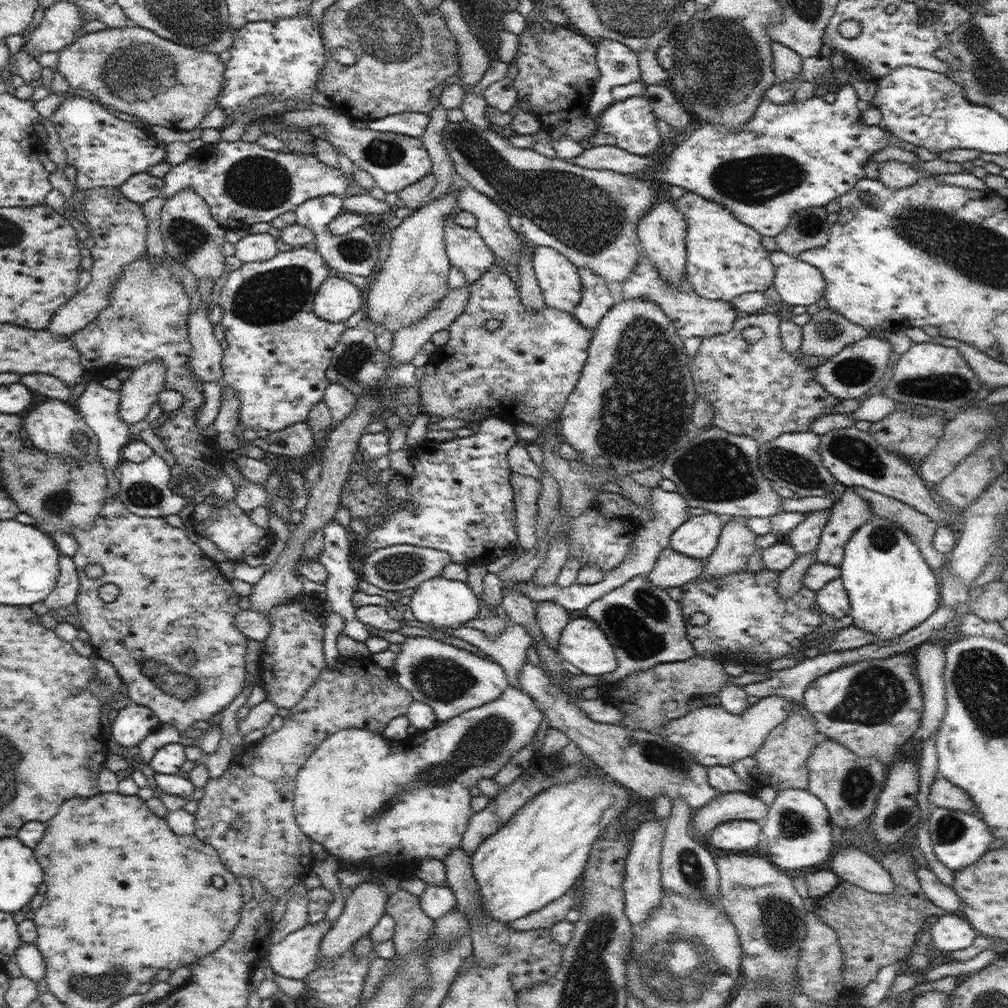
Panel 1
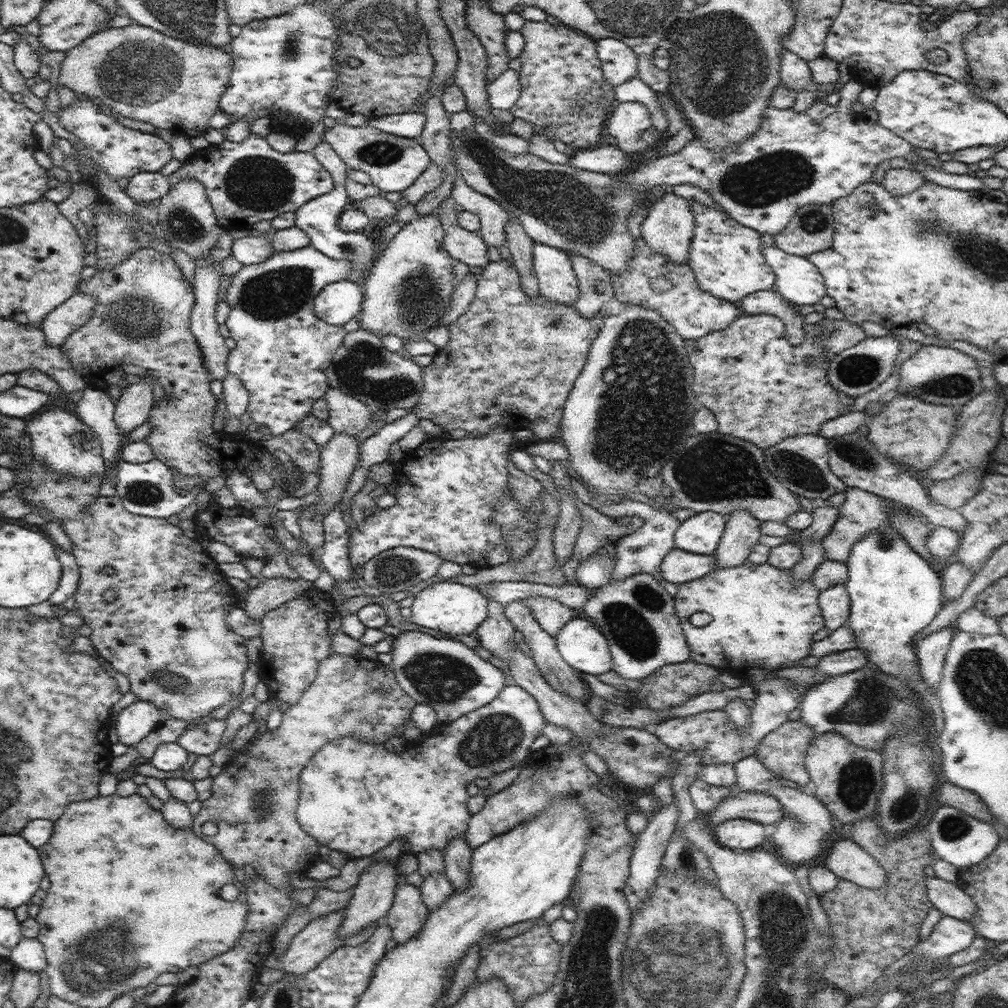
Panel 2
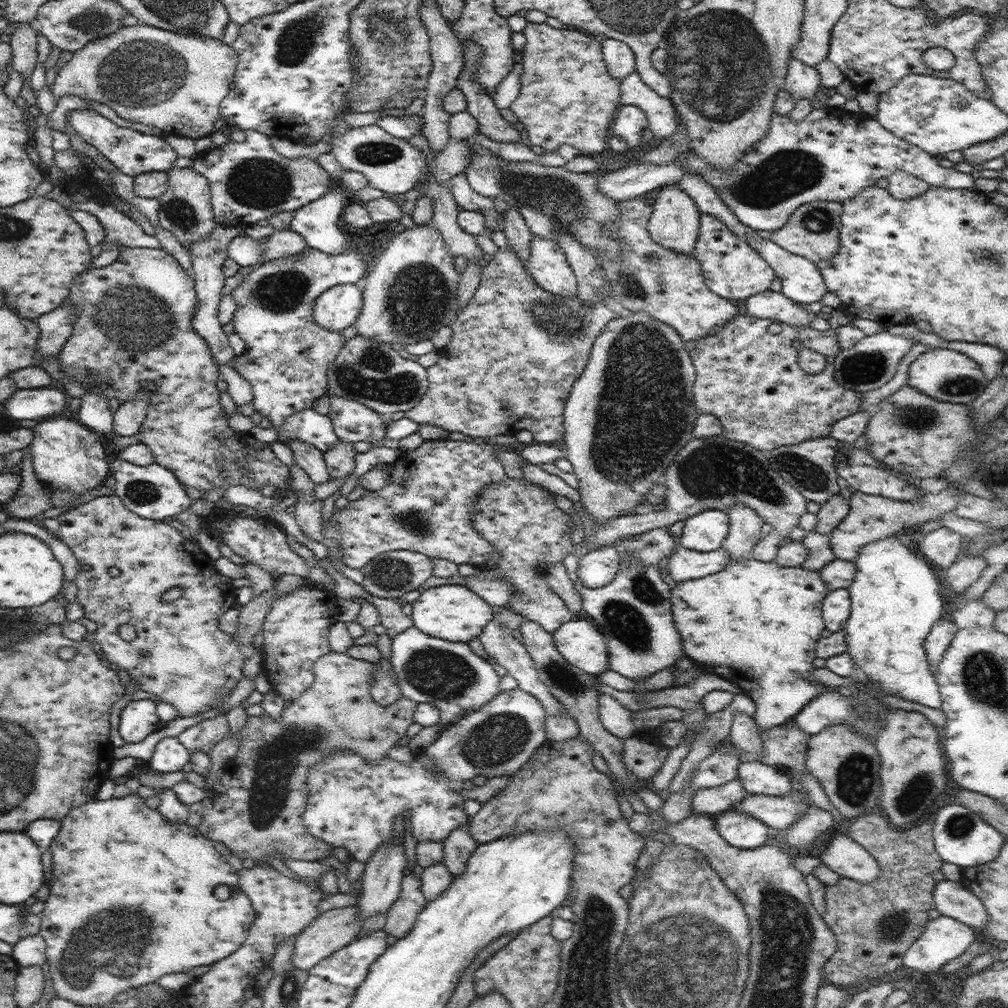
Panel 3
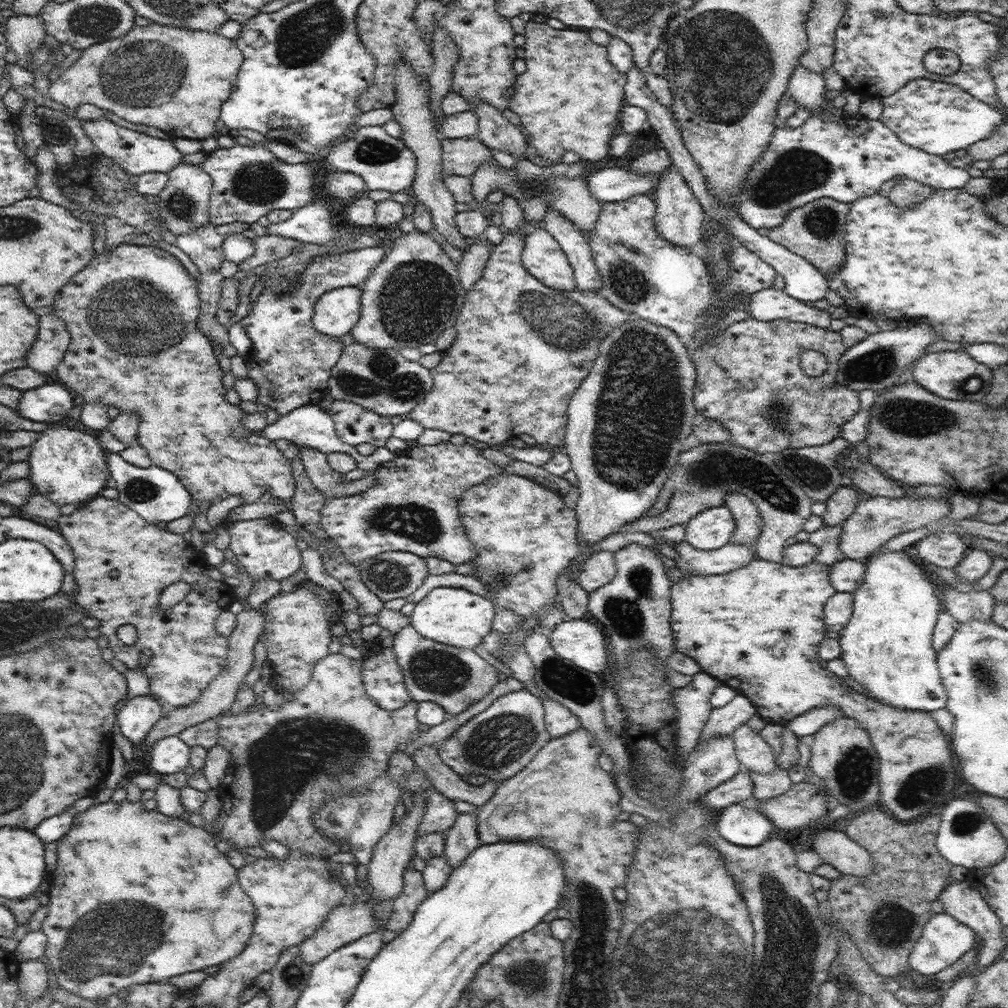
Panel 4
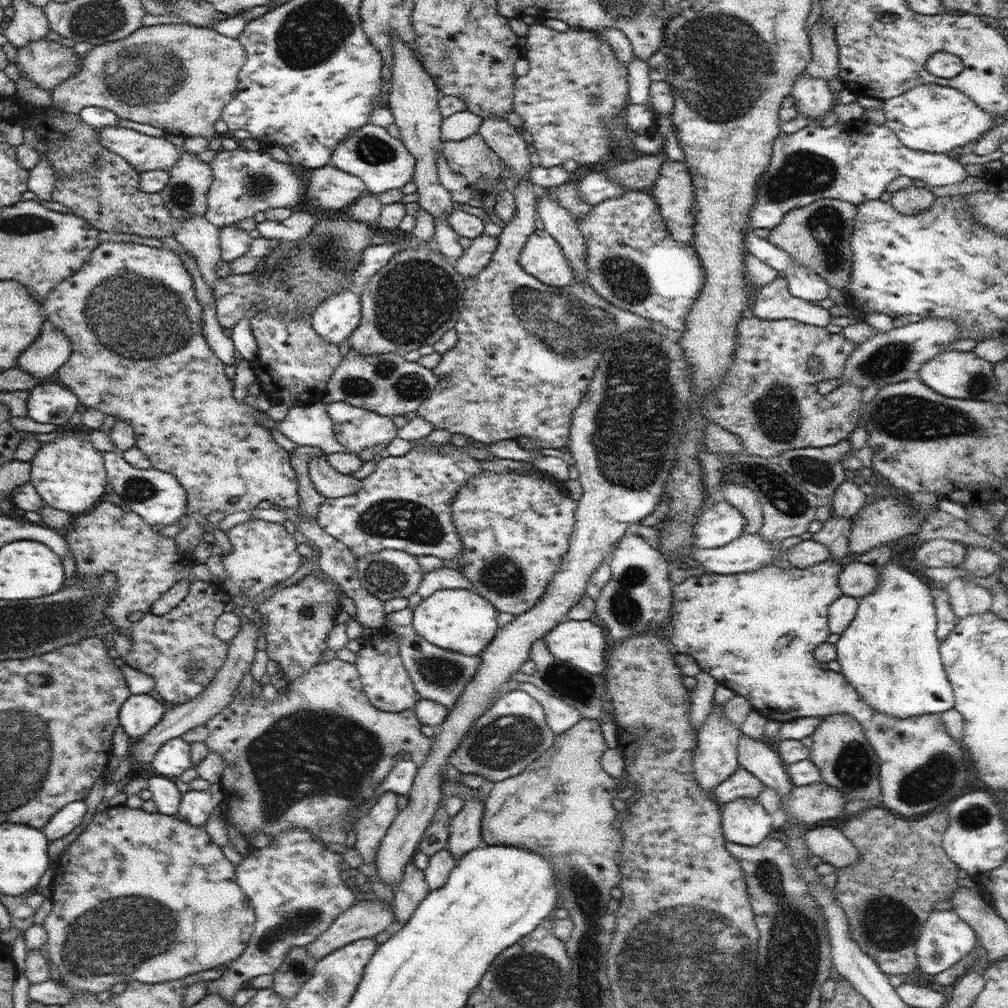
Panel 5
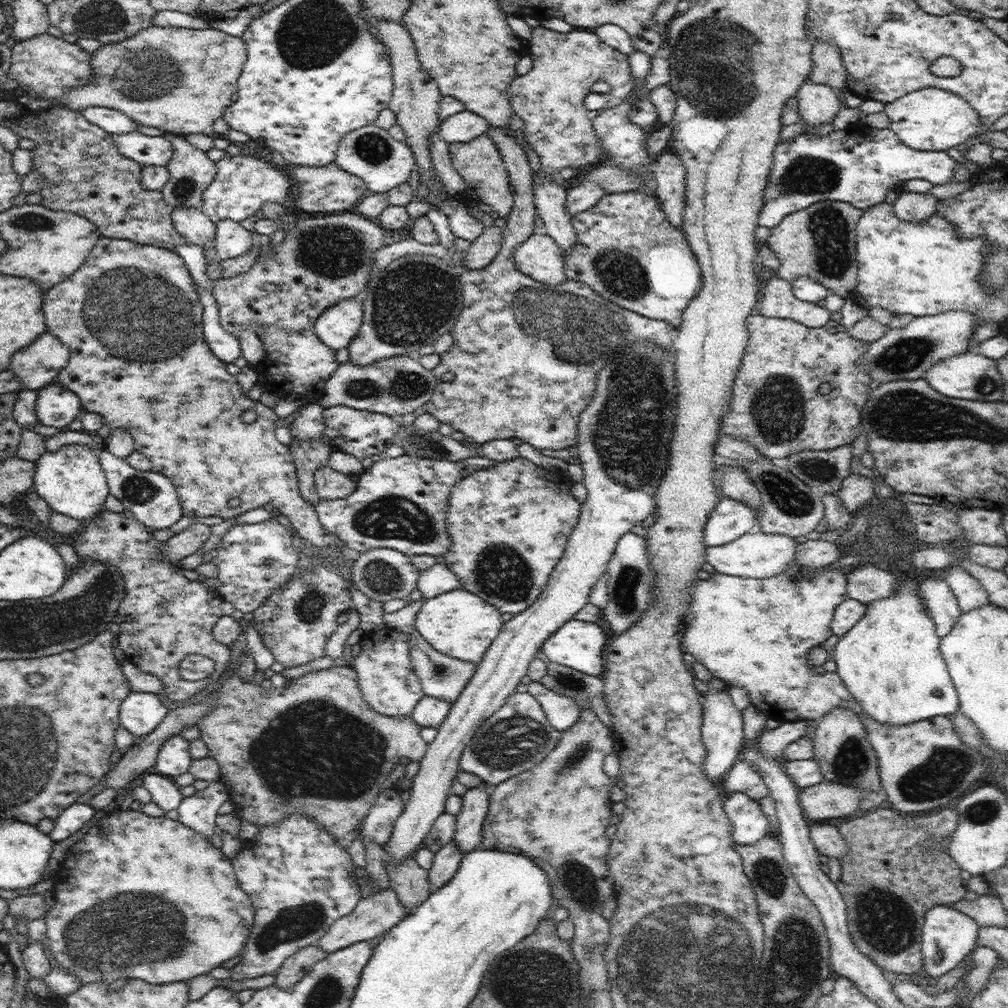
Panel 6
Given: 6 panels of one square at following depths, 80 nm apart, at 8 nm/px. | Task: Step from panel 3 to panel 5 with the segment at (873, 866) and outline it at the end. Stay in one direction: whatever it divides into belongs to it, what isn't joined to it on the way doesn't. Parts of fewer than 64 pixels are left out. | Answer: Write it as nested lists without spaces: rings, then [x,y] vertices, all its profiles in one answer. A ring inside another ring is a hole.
[[[822,826],[805,834],[809,852],[823,858],[824,862],[841,869],[859,861],[857,846],[846,838],[842,830],[832,826]]]

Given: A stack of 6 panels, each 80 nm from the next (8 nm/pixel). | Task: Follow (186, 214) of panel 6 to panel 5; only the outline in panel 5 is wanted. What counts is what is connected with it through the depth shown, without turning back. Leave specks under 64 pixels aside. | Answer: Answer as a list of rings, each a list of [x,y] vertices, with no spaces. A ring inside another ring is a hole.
[[[192,216],[182,223],[175,224],[175,239],[190,251],[202,278],[211,286],[220,278],[216,274],[216,263],[221,261],[220,232],[221,227],[208,222],[205,216]]]

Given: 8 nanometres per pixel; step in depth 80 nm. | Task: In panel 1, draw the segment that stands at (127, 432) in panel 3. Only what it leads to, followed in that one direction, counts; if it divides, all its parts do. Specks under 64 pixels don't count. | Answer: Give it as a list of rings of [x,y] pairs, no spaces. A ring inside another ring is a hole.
[[[158,358],[132,368],[130,377],[120,387],[119,417],[132,426],[142,422],[158,394],[165,390],[166,367]]]

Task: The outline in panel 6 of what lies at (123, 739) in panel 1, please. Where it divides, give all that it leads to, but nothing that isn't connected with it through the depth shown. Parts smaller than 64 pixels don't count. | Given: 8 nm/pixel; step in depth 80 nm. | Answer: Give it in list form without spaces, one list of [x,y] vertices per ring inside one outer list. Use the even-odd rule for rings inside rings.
[[[130,692],[119,708],[119,722],[133,736],[150,734],[168,714],[170,705],[150,692]]]

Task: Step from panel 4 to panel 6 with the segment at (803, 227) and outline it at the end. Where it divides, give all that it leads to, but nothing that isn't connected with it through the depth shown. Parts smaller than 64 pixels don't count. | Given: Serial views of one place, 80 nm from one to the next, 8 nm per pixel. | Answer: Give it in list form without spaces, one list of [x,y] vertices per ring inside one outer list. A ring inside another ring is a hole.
[[[821,200],[809,208],[786,216],[771,229],[766,245],[780,259],[778,277],[792,282],[799,276],[809,276],[842,298],[850,298],[858,284],[857,223],[864,209],[839,200]]]

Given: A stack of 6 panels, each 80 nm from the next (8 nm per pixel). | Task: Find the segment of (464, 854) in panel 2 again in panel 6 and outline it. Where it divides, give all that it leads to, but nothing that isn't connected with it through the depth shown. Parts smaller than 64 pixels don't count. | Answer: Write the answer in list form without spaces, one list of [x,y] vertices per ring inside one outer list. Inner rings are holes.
[[[482,784],[468,789],[461,799],[453,840],[456,841],[459,851],[466,854],[483,842],[483,824],[489,811],[489,794]]]

